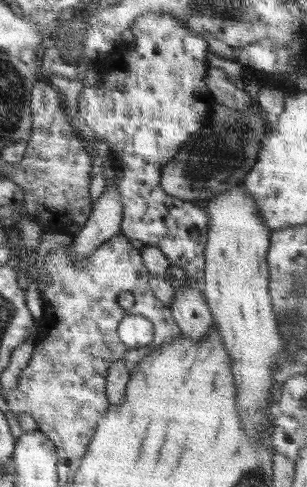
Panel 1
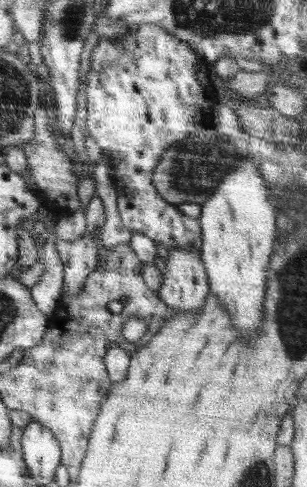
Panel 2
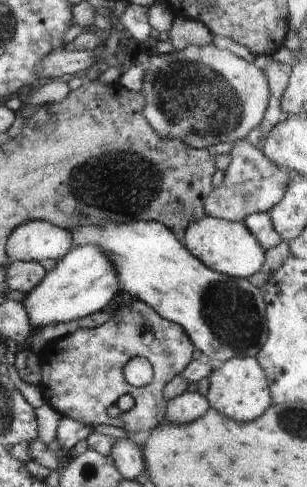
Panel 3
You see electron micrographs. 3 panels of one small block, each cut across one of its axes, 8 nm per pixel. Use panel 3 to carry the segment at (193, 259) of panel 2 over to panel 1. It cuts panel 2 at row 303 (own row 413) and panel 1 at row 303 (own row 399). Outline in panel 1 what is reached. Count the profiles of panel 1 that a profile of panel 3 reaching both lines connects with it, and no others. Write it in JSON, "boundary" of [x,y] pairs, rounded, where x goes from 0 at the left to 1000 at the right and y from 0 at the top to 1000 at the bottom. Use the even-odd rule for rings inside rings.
{"boundary":[[[616,571],[609,579],[622,579],[622,591],[590,591],[590,600],[577,600],[577,616],[557,637],[596,674],[596,690],[661,706],[674,702],[687,678],[700,678],[700,653],[655,587]]]}

